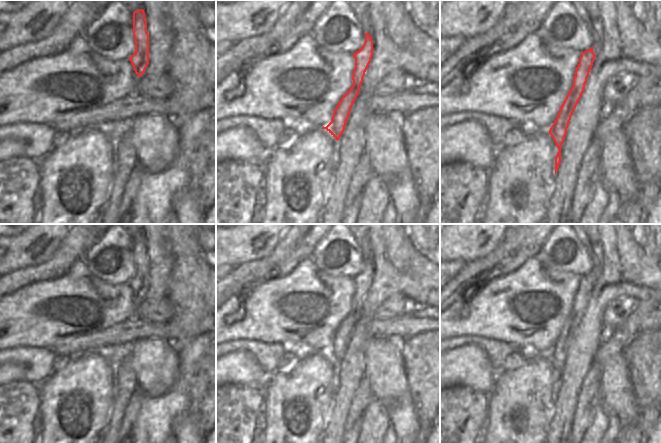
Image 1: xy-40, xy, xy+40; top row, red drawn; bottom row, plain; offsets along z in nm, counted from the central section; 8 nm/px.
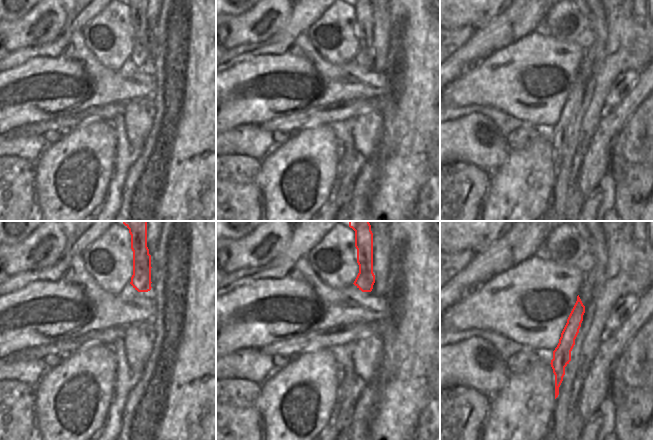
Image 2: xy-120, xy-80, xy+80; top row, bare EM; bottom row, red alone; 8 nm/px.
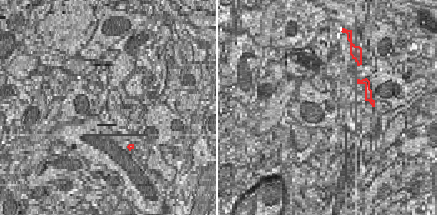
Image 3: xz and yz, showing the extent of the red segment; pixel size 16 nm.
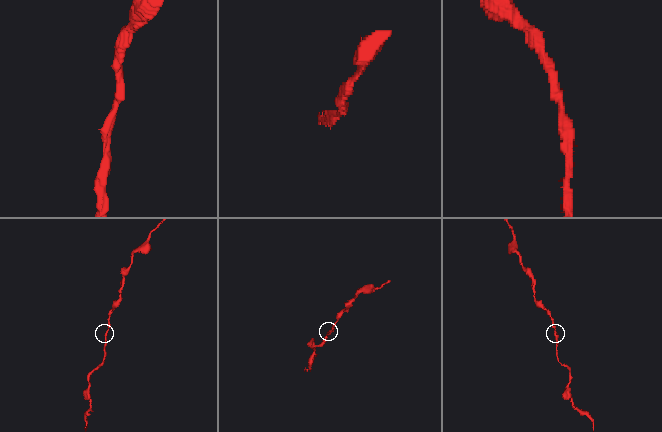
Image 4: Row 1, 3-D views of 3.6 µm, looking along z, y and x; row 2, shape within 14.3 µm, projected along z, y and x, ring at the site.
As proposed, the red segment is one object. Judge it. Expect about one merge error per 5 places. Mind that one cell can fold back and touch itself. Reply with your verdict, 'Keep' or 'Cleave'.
Keep.

